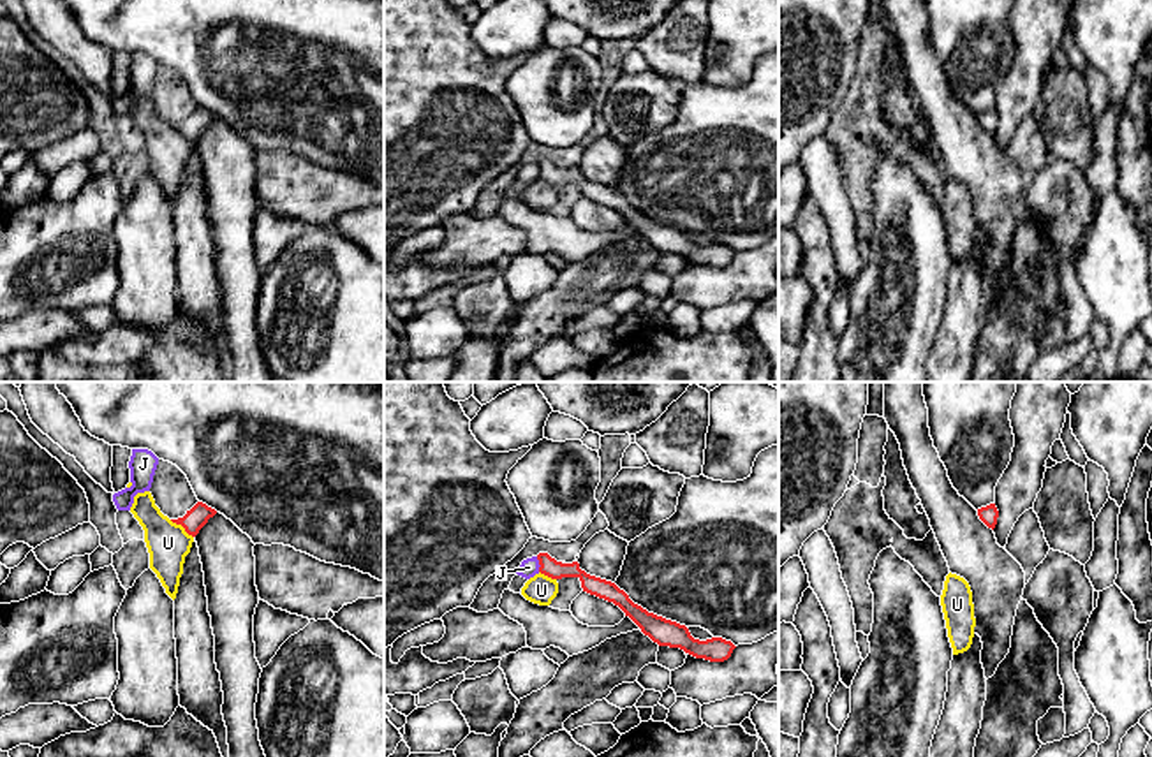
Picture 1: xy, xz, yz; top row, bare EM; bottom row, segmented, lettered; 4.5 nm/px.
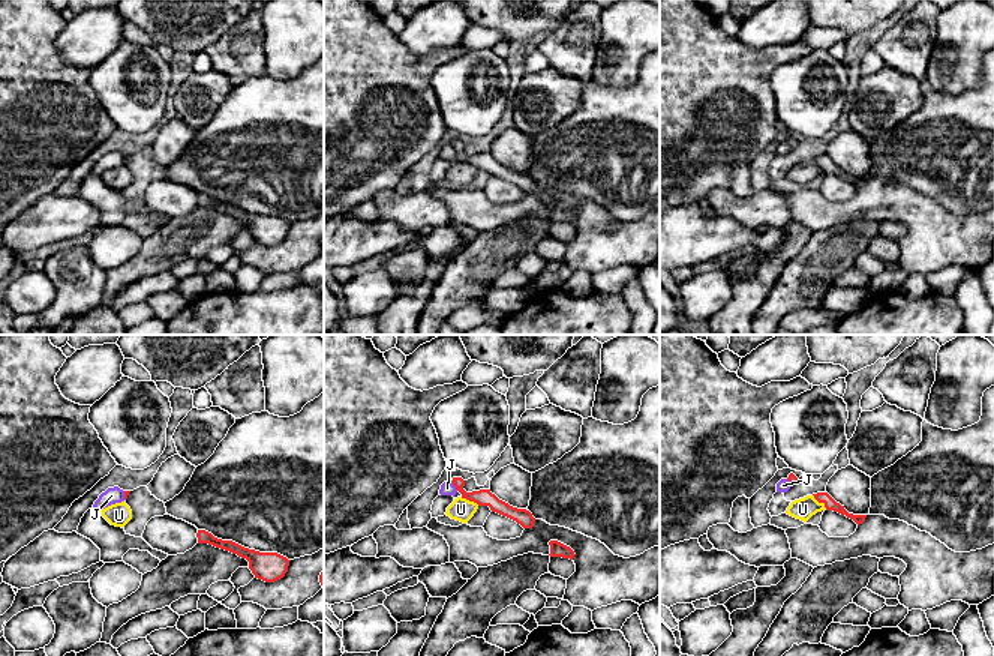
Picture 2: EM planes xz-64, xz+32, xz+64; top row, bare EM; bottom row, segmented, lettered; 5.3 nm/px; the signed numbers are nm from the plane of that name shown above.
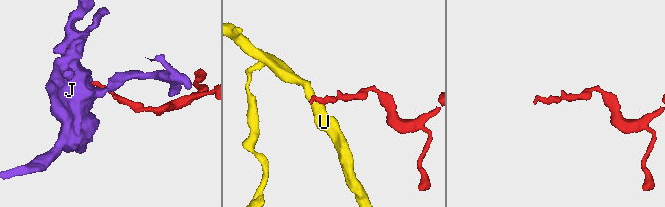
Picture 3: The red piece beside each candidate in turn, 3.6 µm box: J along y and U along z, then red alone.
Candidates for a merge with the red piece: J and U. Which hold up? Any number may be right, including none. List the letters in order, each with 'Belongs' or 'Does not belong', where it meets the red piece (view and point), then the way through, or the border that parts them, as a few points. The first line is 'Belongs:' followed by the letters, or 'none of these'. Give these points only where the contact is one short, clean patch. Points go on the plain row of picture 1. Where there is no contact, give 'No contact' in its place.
Belongs: none of these
J: Does not belong. Touches red at xz (539, 169). Boundary: xz (536, 162), (539, 176)
U: Does not belong. Touches red at xy (182, 131). Boundary: xy (169, 125), (192, 143)

